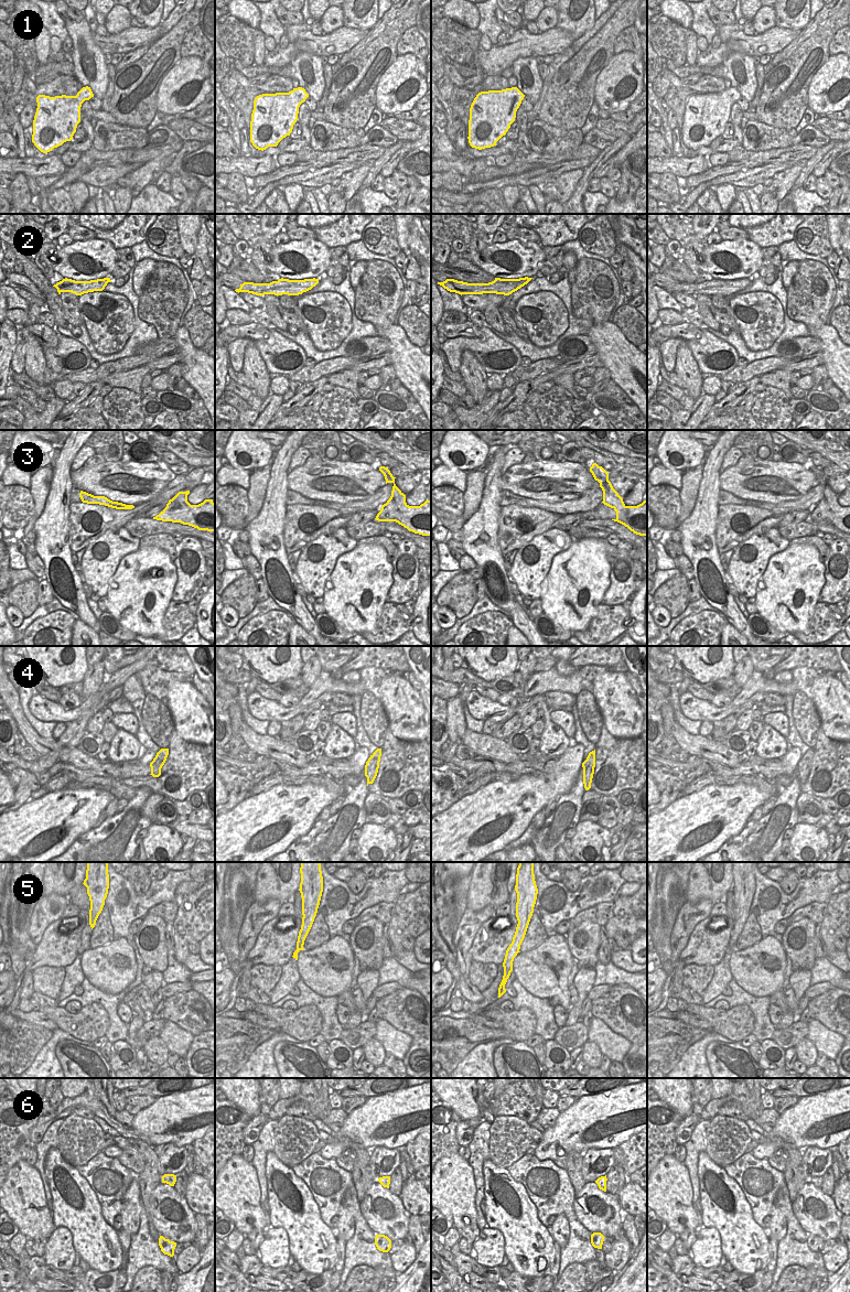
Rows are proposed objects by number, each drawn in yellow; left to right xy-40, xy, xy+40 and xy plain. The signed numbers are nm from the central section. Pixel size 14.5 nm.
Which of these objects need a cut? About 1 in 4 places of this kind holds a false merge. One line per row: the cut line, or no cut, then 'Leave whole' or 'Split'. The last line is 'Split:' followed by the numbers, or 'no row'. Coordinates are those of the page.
1: No split. Leave whole
2: Split along xy+40 (530, 278), (505, 280). Split
3: Split along xy (387, 501), (393, 501), (398, 506), (405, 505). Split
4: No split. Leave whole
5: No split. Leave whole
6: No split. Leave whole
Split: 2, 3

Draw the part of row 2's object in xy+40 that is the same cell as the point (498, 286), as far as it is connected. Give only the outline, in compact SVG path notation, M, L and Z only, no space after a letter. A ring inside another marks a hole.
M496 278L494 281L488 283L467 283L463 281L458 281L454 279L446 279L443 282L438 282L450 292L455 292L459 294L483 294L483 293L496 293L509 295L517 291L525 284L527 284L531 279L526 278L523 280L501 279Z

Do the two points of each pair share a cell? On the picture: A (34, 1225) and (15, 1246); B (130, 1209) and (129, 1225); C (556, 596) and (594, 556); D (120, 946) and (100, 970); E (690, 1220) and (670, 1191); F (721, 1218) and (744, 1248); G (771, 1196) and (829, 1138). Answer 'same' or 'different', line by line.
A: different
B: same
C: same
D: same
E: same
F: same
G: different

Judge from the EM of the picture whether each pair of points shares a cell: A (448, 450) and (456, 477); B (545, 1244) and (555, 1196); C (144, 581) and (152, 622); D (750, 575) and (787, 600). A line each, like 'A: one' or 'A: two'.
A: two
B: two
C: one
D: two

